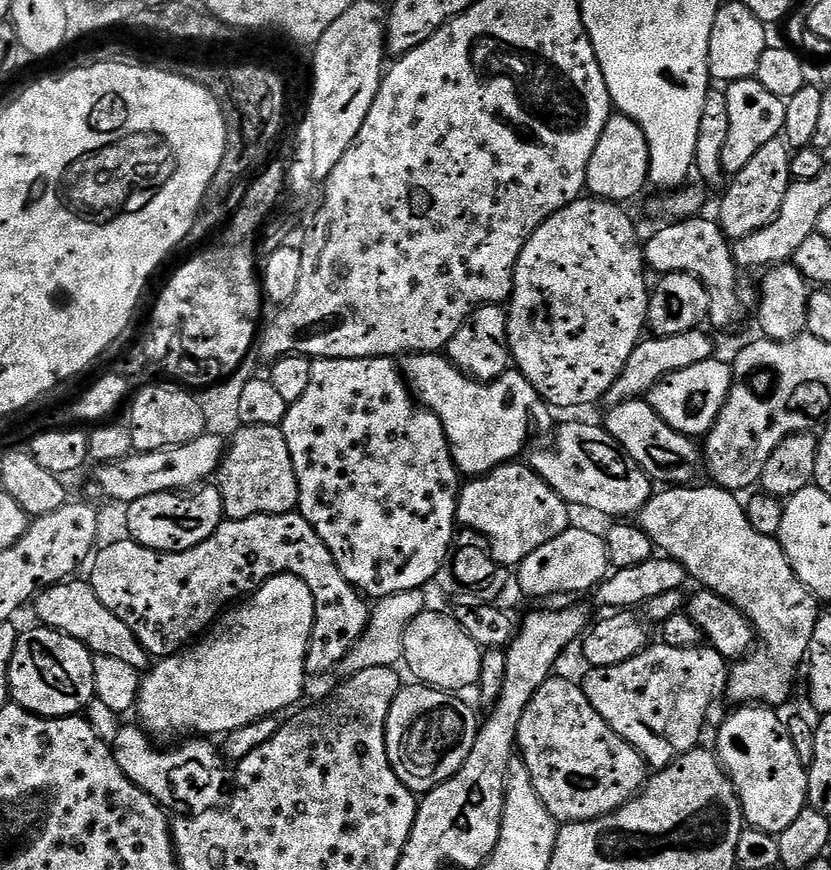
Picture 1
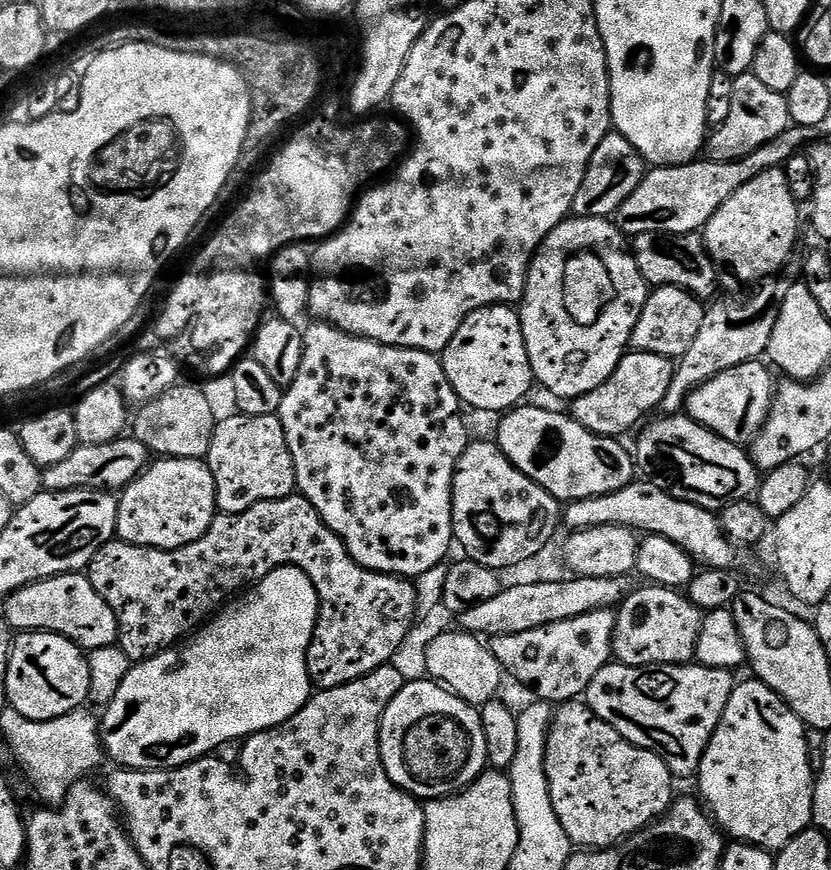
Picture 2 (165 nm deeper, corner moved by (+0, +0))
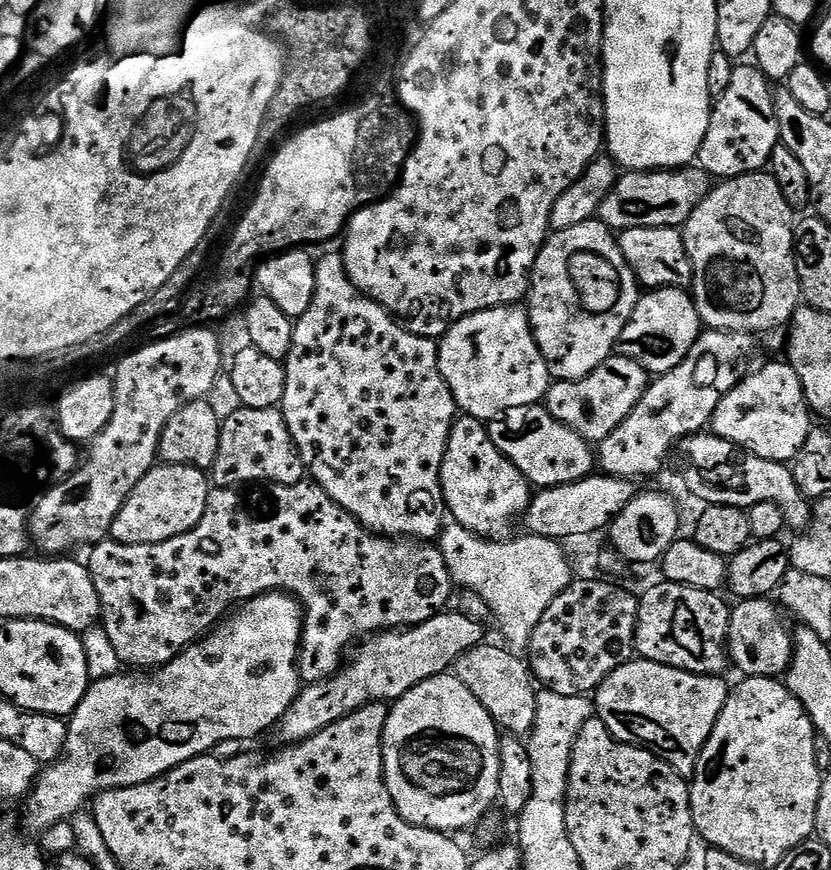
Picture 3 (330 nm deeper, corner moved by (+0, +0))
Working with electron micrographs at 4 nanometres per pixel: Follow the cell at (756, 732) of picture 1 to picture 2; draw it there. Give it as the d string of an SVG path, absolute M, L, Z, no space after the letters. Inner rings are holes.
M747 679L733 687L726 710L700 760L698 796L725 837L742 844L779 850L798 834L809 831L812 824L814 773L808 757L806 726L774 690L767 688L761 680Z

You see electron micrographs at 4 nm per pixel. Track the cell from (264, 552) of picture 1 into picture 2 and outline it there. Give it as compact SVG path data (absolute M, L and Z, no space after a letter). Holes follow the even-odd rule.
M299 494L281 500L258 502L245 512L217 515L205 536L181 548L143 548L113 538L98 550L98 554L94 554L86 575L94 590L98 590L110 610L114 610L120 627L118 646L134 662L139 662L183 641L245 585L251 586L263 580L266 573L276 568L289 566L301 568L305 572L310 582L314 582L320 599L316 634L308 647L308 677L312 679L313 689L323 690L354 682L378 670L383 664L395 661L396 651L403 646L412 623L418 617L415 583L408 578L371 572L354 562L342 538L338 538L338 534L334 534L334 530L322 522L318 510L314 510L308 499Z

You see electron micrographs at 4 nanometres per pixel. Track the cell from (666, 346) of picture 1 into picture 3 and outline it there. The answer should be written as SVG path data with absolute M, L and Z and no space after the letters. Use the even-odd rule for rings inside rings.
M613 354L586 378L555 381L548 390L546 407L555 420L574 430L583 440L599 442L618 430L630 410L638 406L649 383L650 373L638 366L638 362Z

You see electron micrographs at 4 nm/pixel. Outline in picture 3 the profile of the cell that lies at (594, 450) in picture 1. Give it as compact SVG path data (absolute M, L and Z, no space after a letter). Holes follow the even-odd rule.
M531 404L529 408L515 408L506 416L487 423L491 441L511 464L537 489L557 488L584 480L594 472L594 448L578 433L558 422L547 407Z

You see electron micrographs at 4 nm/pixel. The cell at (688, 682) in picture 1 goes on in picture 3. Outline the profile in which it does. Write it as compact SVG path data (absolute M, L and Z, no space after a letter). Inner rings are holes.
M633 658L628 661L628 663L618 666L617 669L613 670L613 672L601 682L600 687L594 692L594 712L600 721L608 727L610 734L615 740L620 740L624 744L633 744L639 748L645 748L647 752L653 752L659 760L665 760L677 774L685 778L690 778L696 773L698 758L702 754L702 750L706 746L706 742L714 730L714 722L718 722L718 714L722 714L722 706L726 706L729 691L730 684L727 684L724 678L720 676L699 676L693 672L678 670L677 668L666 666L665 664L659 664L658 662Z

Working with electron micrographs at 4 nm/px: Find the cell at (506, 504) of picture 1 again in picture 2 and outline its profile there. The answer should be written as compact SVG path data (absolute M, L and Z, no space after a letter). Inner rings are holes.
M496 442L469 443L458 458L452 479L452 534L467 559L487 568L507 570L553 543L552 535L561 524L561 501L512 465Z

